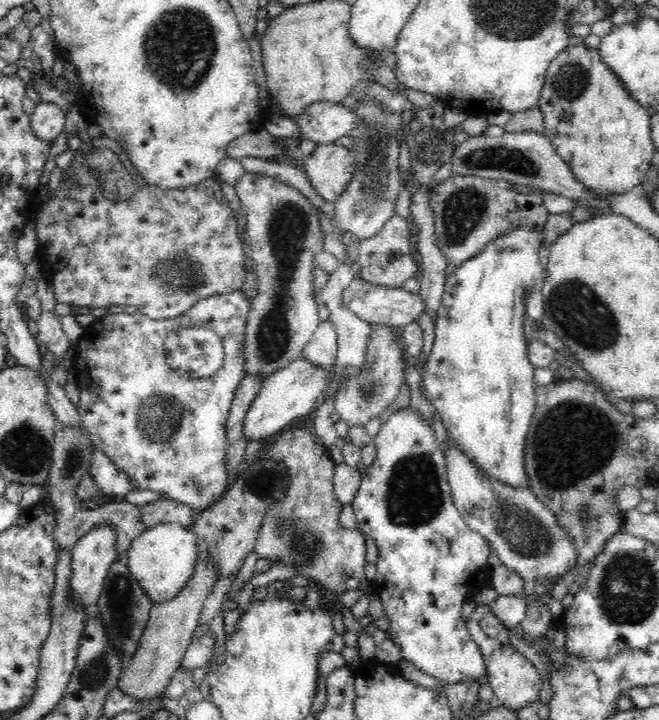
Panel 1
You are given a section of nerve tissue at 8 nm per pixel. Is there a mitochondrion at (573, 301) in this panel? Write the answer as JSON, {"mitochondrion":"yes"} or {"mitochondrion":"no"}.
{"mitochondrion":"yes"}

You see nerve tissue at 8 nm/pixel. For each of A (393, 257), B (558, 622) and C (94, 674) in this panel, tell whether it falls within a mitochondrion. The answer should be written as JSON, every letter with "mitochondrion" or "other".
{"A":"mitochondrion","B":"other","C":"mitochondrion"}

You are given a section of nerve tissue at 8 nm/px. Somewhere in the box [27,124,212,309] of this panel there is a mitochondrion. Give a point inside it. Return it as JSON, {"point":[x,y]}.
{"point":[178,271]}

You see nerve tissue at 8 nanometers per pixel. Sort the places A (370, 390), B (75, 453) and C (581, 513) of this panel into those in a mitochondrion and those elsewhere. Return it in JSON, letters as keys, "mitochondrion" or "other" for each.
{"A":"mitochondrion","B":"mitochondrion","C":"mitochondrion"}

